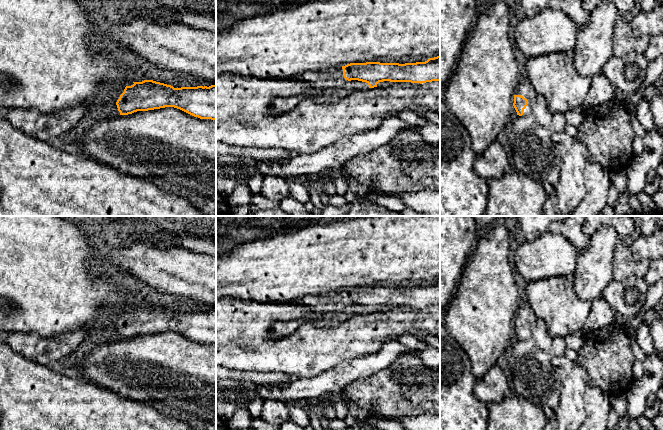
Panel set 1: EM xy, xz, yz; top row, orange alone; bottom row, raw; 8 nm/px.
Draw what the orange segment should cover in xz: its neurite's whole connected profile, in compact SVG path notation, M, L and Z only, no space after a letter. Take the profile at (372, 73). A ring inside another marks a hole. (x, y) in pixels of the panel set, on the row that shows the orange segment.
M440 56L416 63L350 63L331 70L304 72L291 78L309 83L315 88L340 88L348 81L366 82L369 88L377 87L379 82L426 83L440 81Z

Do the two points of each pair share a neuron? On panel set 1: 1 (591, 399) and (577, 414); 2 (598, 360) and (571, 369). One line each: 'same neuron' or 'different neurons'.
1: different neurons
2: different neurons

